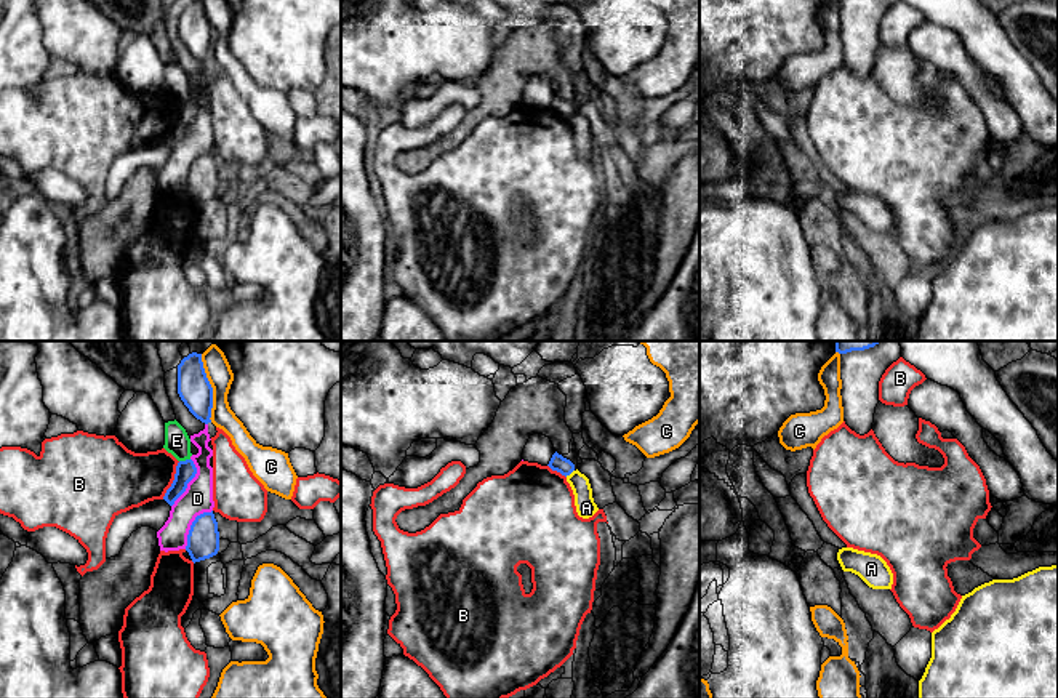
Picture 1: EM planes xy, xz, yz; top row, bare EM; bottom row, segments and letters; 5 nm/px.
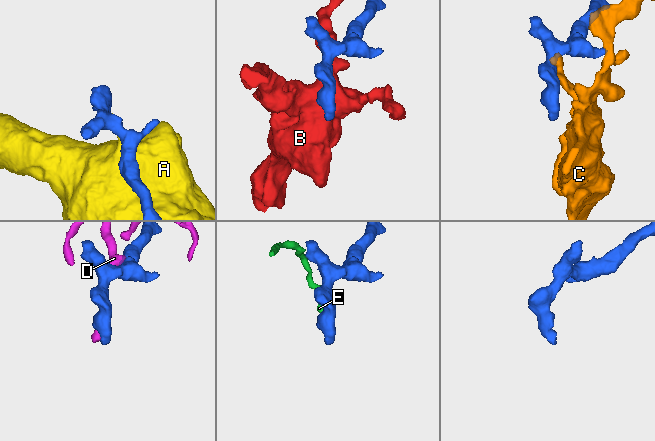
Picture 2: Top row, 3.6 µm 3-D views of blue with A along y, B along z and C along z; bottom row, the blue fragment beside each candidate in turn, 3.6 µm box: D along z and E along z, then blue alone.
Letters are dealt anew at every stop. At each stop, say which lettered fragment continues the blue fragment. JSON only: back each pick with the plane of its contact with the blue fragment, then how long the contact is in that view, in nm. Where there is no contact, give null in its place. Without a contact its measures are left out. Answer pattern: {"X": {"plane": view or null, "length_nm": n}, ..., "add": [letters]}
{"add": []}

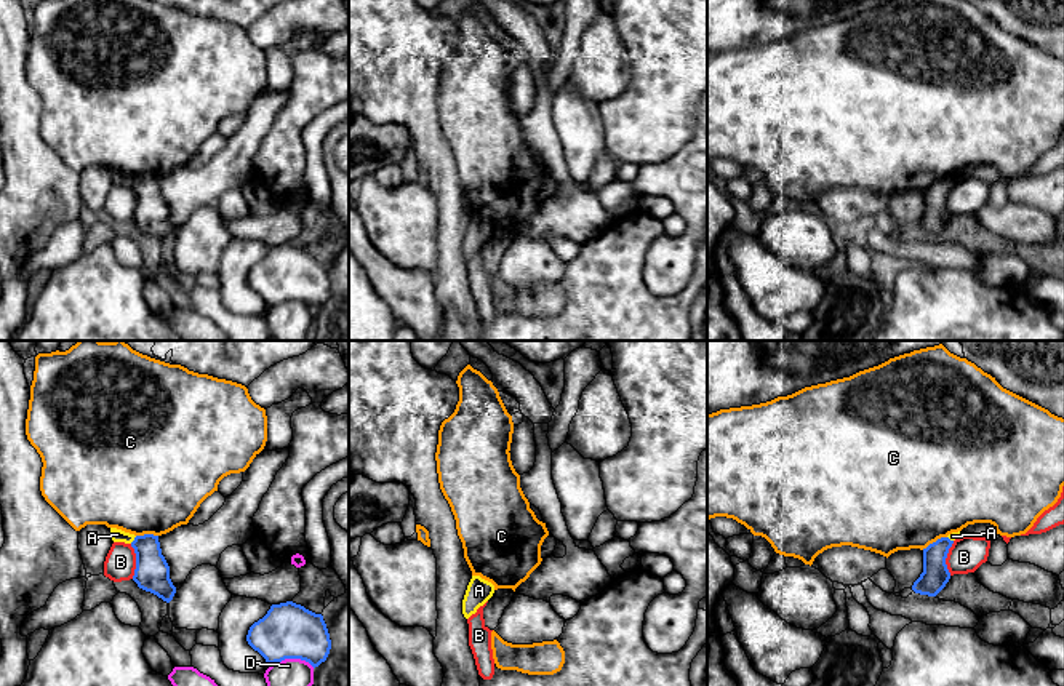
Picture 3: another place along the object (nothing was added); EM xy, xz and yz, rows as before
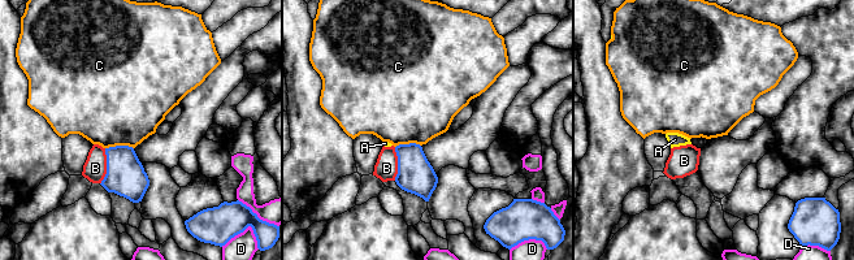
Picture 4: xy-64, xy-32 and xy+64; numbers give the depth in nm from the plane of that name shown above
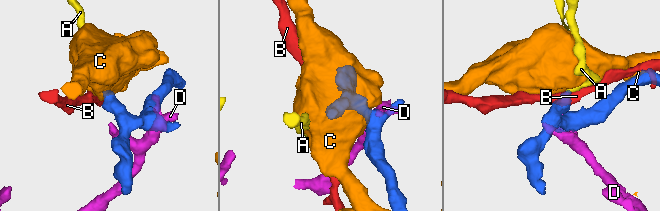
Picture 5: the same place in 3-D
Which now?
{"add": []}

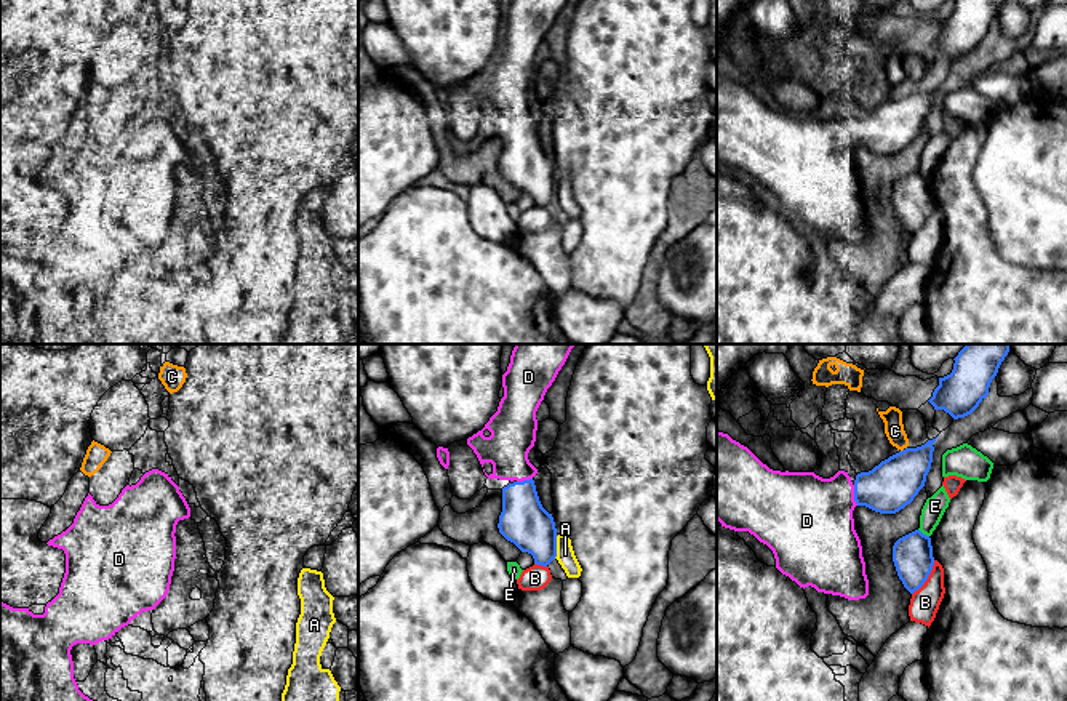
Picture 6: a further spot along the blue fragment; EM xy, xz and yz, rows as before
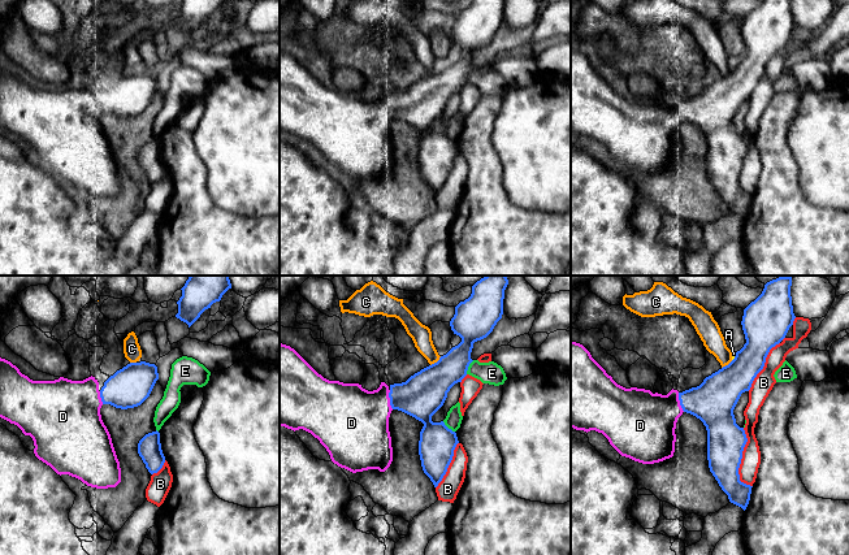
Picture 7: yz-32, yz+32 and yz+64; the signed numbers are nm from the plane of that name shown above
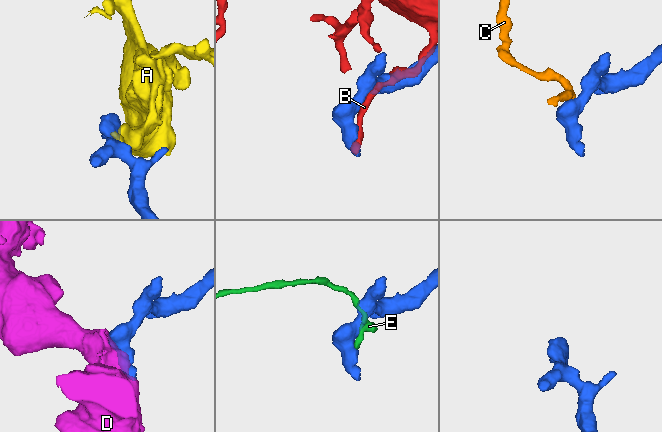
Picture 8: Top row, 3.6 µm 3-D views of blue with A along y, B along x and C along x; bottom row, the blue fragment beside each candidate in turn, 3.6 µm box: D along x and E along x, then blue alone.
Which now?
{"D": {"plane": "yz", "length_nm": 110}, "add": ["D"]}

